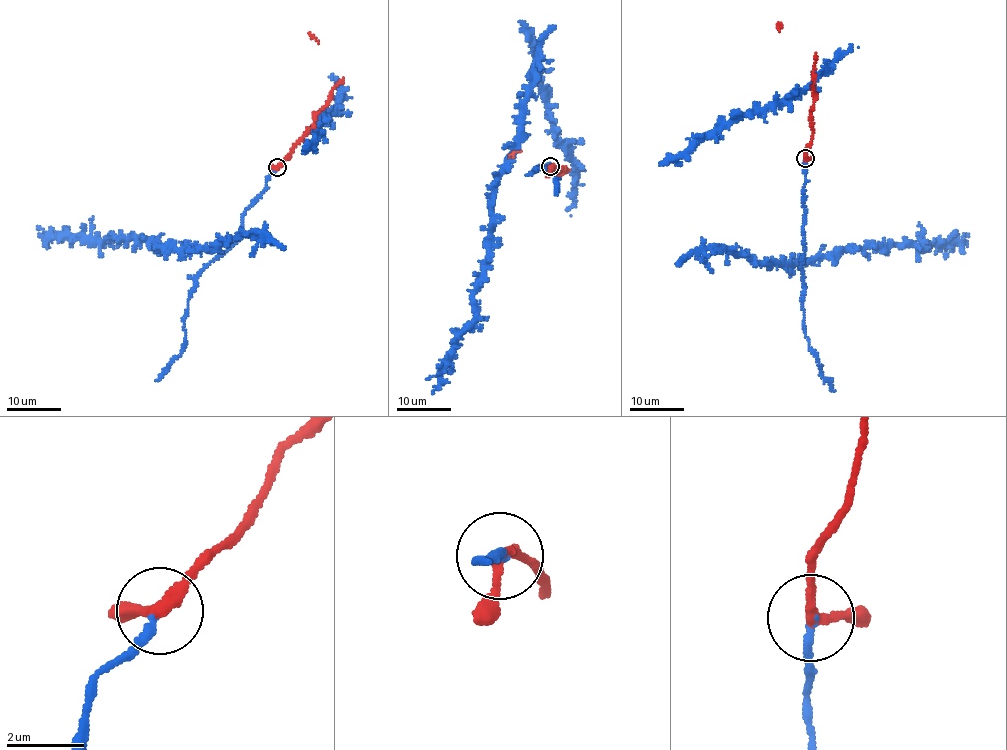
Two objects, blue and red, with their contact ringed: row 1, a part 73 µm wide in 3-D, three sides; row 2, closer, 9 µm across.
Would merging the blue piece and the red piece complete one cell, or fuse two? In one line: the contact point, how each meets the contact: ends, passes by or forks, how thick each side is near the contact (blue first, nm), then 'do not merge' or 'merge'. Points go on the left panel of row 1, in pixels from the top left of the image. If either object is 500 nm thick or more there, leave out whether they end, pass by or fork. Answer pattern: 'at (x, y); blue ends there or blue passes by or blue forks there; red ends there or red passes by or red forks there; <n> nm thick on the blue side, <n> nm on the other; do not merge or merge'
at (277, 167); blue ends there; red passes by; 180 nm thick on the blue side, 240 nm on the other; merge

